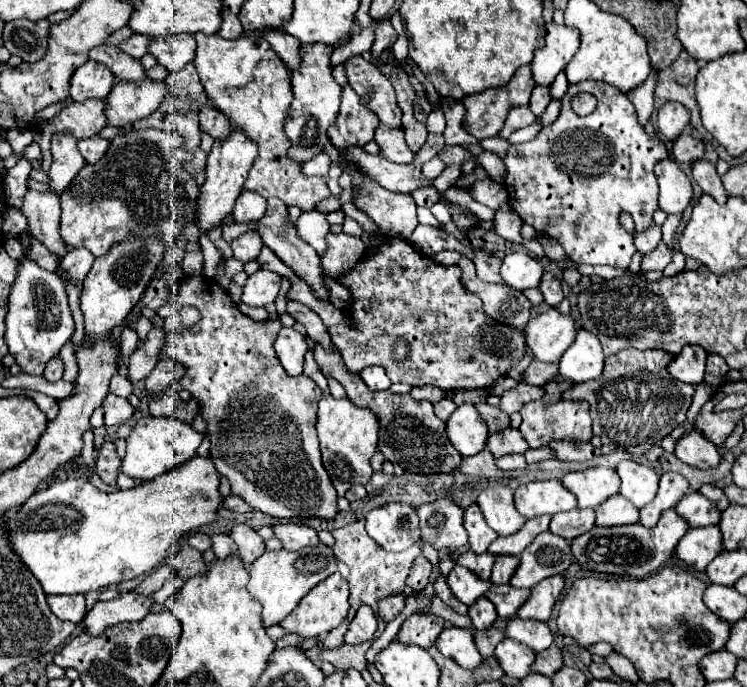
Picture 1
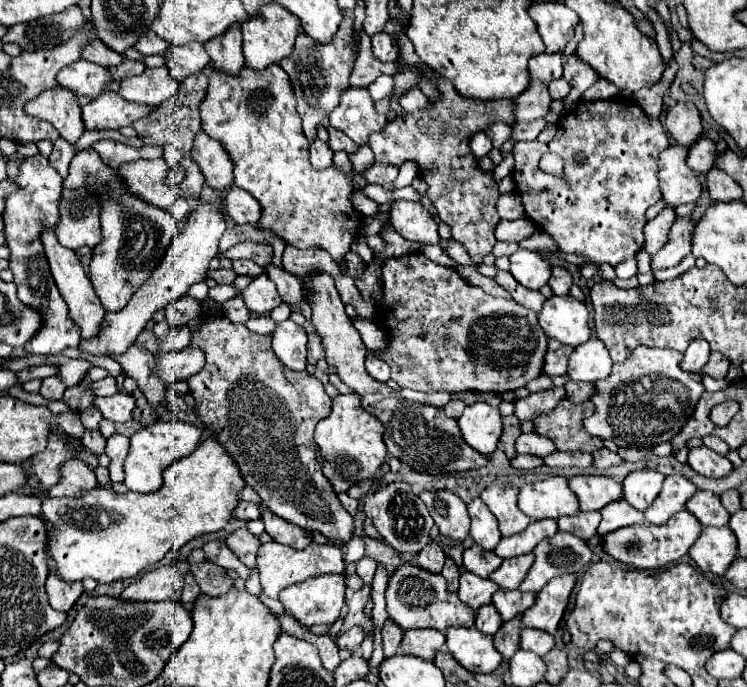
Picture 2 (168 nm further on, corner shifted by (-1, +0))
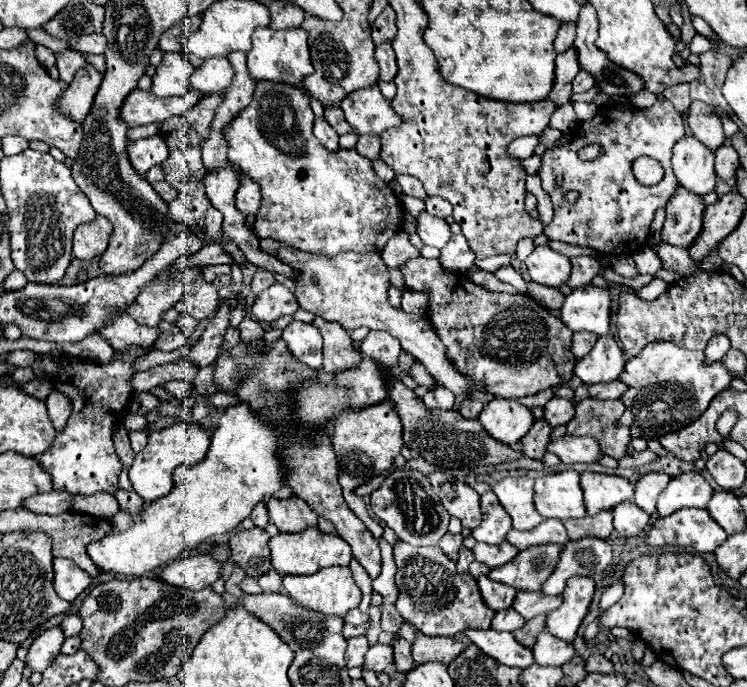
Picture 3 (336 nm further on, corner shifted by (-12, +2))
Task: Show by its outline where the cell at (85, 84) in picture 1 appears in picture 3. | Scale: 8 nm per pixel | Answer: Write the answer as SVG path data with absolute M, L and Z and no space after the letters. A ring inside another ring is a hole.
M66 49L62 53L56 53L56 67L60 71L60 79L70 83L76 75L76 71L86 65L86 59L82 53L78 53L76 49Z

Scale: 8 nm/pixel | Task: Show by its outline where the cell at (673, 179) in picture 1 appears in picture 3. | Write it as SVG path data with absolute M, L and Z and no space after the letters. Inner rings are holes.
M686 135L676 143L672 167L678 183L698 195L710 193L716 185L714 151L710 151L692 135Z

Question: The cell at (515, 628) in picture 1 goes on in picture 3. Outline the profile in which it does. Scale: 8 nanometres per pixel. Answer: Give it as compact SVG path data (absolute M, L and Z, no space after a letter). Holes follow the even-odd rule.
M544 631L538 637L538 641L536 641L536 645L534 645L532 651L534 651L536 663L542 665L542 667L552 667L552 665L562 667L564 663L572 661L572 657L576 655L572 643L560 641L554 635L550 635L548 631Z

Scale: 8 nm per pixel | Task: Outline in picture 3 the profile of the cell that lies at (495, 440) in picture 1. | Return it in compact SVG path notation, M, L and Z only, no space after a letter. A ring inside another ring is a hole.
M570 435L550 441L548 451L556 453L562 459L562 463L598 463L598 459L604 455L596 439Z

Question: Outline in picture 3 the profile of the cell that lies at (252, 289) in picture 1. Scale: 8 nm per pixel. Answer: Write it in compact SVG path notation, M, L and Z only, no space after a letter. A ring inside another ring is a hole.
M274 283L266 291L262 291L252 307L252 313L260 323L272 323L282 315L294 315L296 311L298 303L294 293L280 283Z

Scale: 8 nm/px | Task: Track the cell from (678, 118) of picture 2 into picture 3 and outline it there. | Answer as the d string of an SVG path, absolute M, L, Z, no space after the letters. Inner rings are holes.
M692 101L688 111L688 127L692 129L692 135L712 151L728 141L722 131L720 117L704 101Z

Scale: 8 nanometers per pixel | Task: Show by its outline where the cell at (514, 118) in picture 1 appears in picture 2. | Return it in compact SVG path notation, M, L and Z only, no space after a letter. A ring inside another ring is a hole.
M531 81L517 101L517 121L533 121L545 117L551 105L551 97L547 93L547 85L541 81Z

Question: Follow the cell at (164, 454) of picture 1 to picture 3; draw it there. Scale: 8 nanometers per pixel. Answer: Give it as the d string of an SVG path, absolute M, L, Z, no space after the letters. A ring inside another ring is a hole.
M174 423L158 433L150 433L148 445L136 453L136 459L130 469L130 481L134 491L142 497L144 503L152 503L172 491L172 471L178 465L196 465L206 457L210 447L210 435L196 423Z

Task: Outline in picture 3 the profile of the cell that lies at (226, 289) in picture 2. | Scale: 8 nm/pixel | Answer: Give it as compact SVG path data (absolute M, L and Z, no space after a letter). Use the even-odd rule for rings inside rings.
M226 303L226 305L220 307L216 317L208 323L202 337L192 345L192 353L190 353L188 359L196 367L212 365L218 359L218 351L220 351L224 333L228 329L228 323L230 323L230 309L228 309L228 303Z

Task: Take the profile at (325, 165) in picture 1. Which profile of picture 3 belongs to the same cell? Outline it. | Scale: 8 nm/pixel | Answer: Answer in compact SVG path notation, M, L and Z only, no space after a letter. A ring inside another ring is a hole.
M320 117L314 119L314 135L318 137L318 141L326 149L336 151L336 147L338 147L338 135L336 135L336 131L332 131L332 127L330 127L330 123L326 119L320 119Z

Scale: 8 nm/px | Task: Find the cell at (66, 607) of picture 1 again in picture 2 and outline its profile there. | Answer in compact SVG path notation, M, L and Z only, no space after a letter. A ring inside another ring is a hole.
M49 573L45 589L49 595L49 605L57 611L63 611L63 613L67 613L83 593L81 583L71 583L71 585L63 583L55 573Z

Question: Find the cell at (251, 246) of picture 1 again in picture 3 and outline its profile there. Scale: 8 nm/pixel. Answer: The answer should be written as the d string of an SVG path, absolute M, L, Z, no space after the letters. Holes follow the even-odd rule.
M258 269L251 282L251 290L255 295L258 295L264 291L268 285L272 285L272 283L274 283L274 275L268 273L268 271Z

